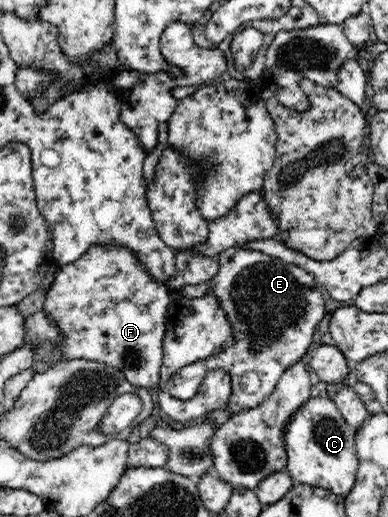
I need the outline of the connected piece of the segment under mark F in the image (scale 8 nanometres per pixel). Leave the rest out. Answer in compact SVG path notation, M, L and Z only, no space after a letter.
M92 245L68 268L54 274L52 285L46 292L44 313L62 332L62 343L54 346L58 360L84 359L102 363L120 370L134 387L147 390L159 387L171 296L164 283L158 283L148 275L131 249L123 245Z

